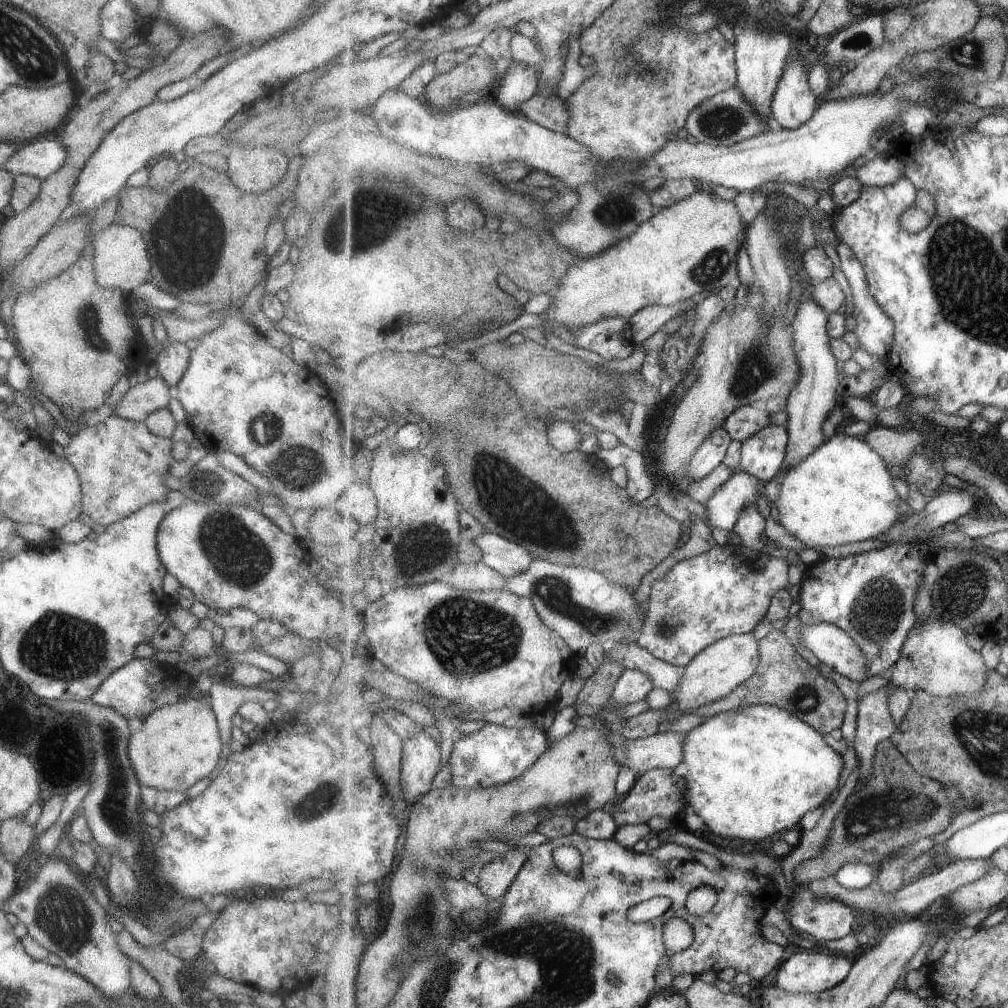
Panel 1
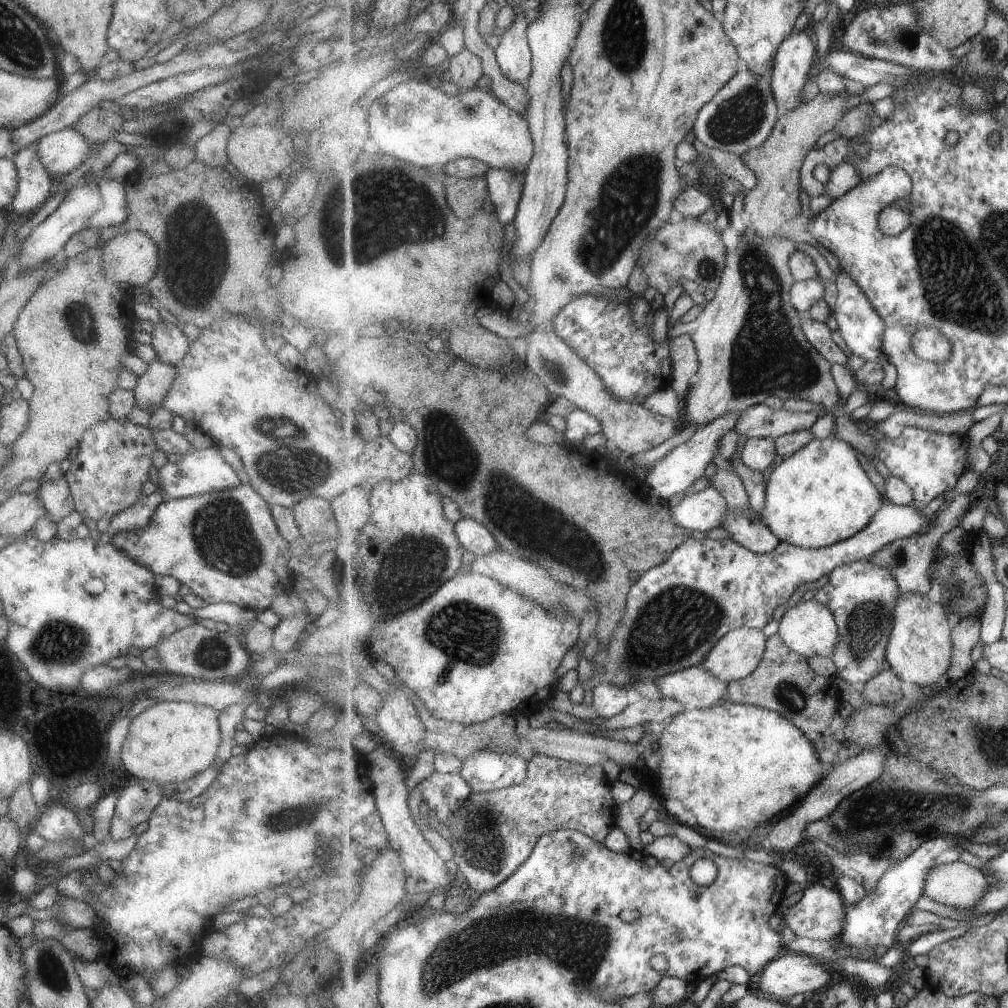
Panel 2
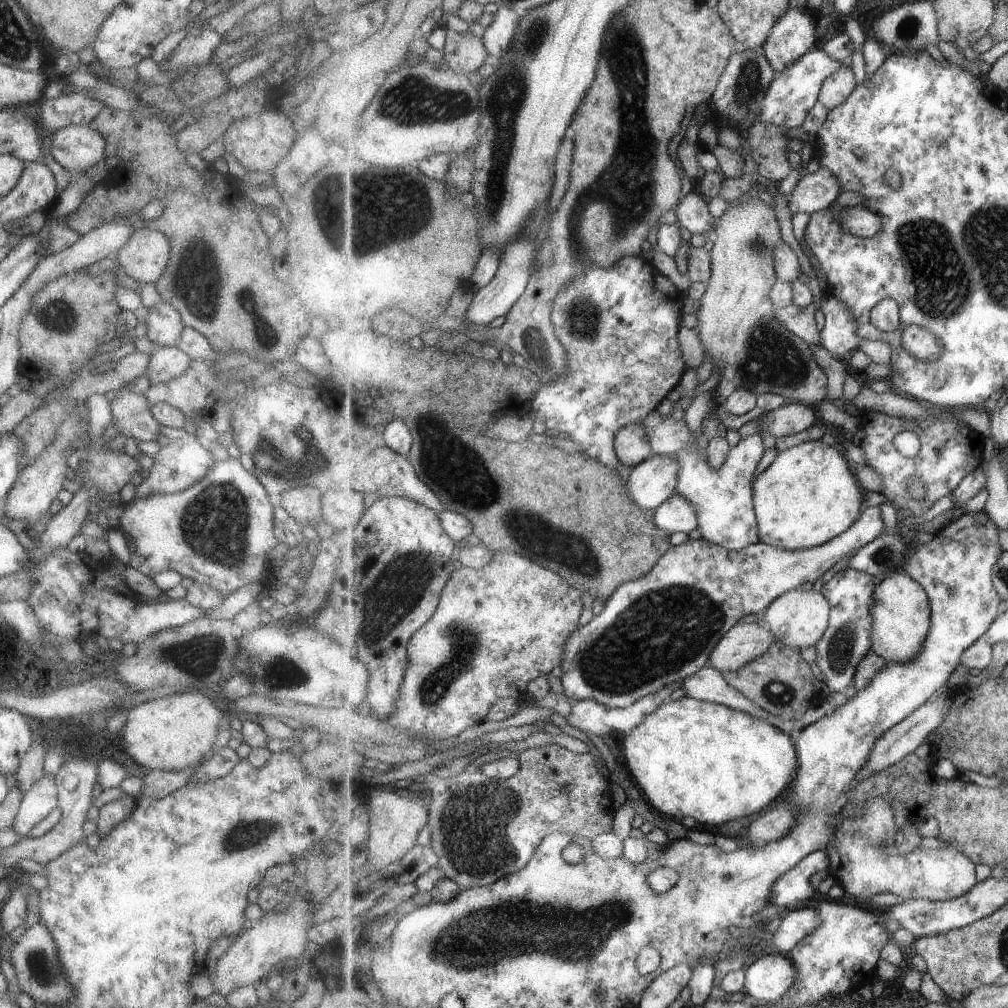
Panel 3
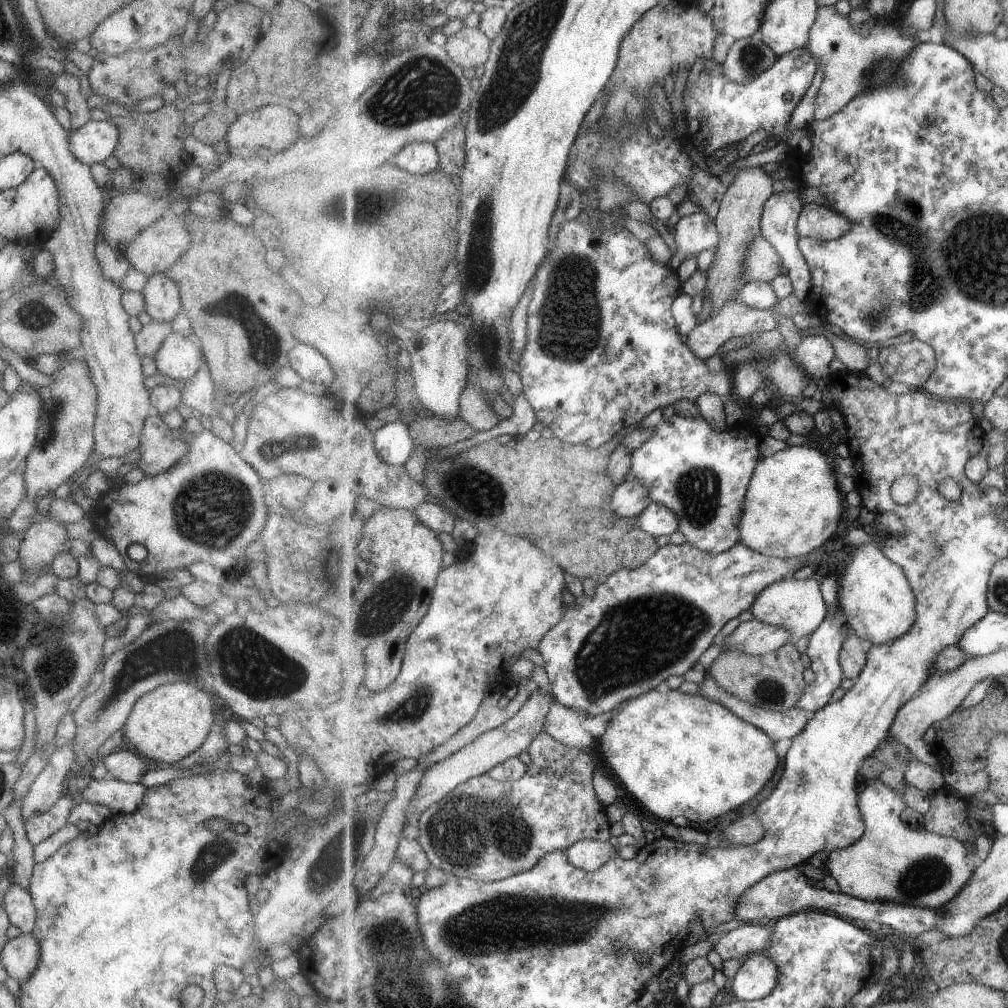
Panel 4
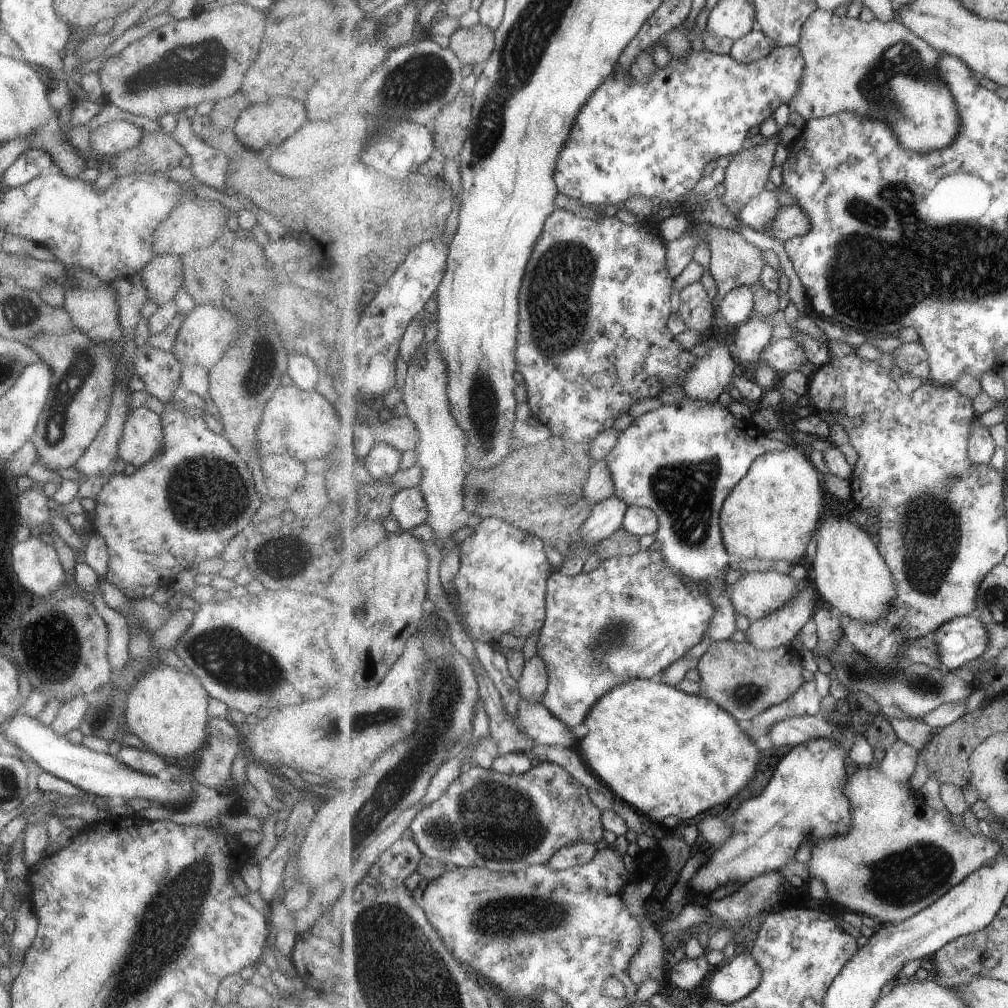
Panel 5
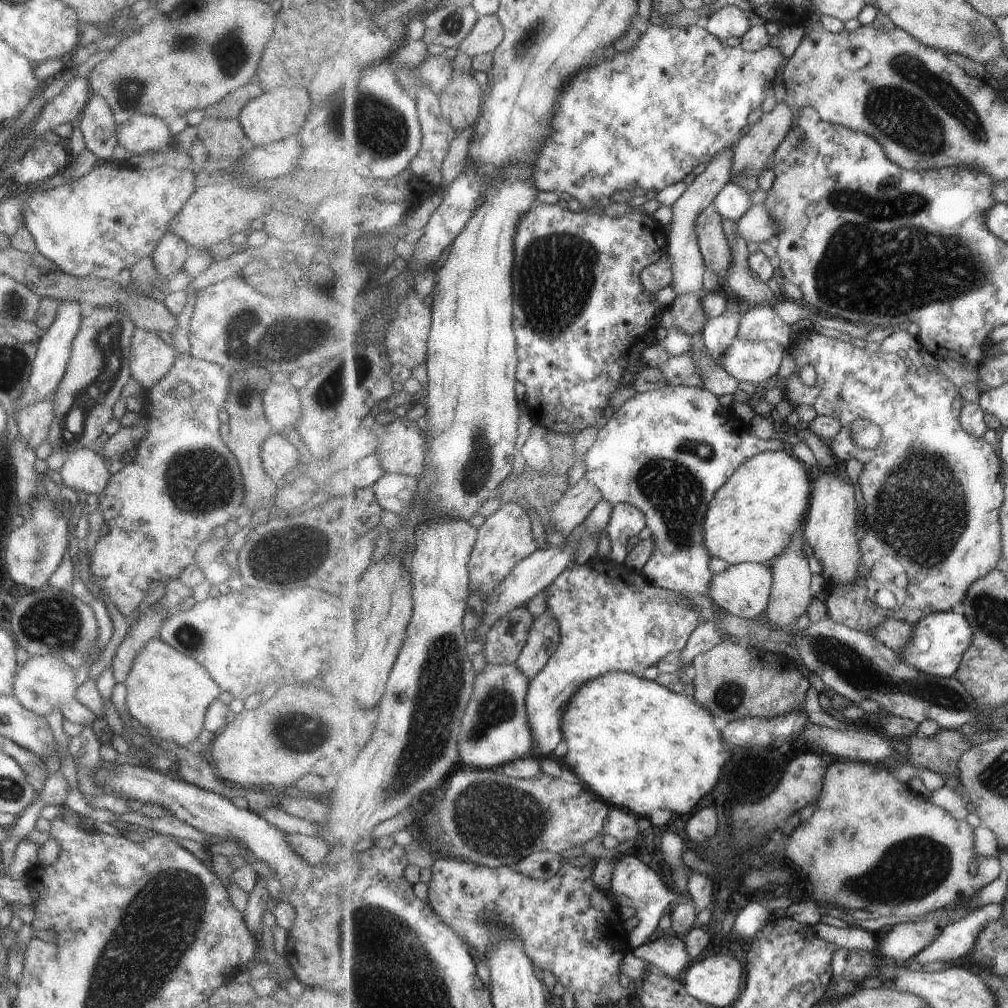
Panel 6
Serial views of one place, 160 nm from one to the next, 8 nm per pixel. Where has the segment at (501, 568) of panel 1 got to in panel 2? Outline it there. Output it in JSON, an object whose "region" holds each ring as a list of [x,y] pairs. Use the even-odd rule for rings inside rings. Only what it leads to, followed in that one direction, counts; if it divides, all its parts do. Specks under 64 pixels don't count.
{"region":[[[465,517],[455,526],[463,546],[477,557],[484,557],[497,549],[501,549],[493,533],[474,518]]]}

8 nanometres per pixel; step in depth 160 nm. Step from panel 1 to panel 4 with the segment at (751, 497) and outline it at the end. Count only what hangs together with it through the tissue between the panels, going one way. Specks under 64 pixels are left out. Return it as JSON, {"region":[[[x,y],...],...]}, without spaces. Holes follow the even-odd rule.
{"region":[[[651,503],[638,517],[640,527],[655,536],[671,536],[680,530],[681,519],[679,515],[668,506]]]}

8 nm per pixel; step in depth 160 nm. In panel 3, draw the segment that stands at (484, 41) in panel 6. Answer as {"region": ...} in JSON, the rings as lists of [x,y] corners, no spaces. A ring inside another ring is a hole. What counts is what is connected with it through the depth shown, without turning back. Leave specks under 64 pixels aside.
{"region":[[[448,30],[443,57],[455,72],[464,74],[478,71],[483,64],[490,61],[483,39],[469,31]]]}

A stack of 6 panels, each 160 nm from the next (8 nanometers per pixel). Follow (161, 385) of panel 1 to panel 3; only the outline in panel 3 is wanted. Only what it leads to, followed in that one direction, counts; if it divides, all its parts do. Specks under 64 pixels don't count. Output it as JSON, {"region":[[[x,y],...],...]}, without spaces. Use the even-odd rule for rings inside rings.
{"region":[[[176,346],[157,347],[149,357],[144,375],[150,385],[165,383],[184,373],[190,360]]]}

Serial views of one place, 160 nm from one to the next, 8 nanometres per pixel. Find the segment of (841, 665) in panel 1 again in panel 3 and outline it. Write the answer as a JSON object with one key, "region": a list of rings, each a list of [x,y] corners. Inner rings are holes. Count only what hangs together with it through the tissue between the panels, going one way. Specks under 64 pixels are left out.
{"region":[[[801,588],[789,590],[779,596],[764,615],[764,625],[776,637],[776,641],[783,642],[792,648],[809,648],[814,646],[823,638],[823,634],[829,629],[831,621],[832,606],[822,592],[815,590],[803,591]]]}

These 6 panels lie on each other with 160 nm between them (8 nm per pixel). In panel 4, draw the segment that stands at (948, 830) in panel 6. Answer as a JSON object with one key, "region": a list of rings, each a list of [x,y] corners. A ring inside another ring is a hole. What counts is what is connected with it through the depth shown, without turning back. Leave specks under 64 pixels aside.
{"region":[[[875,781],[859,795],[858,805],[866,831],[861,840],[828,854],[824,870],[831,874],[843,893],[866,901],[904,902],[945,907],[972,880],[976,872],[973,849],[960,840],[924,828],[905,826],[901,820],[907,804],[882,781]]]}

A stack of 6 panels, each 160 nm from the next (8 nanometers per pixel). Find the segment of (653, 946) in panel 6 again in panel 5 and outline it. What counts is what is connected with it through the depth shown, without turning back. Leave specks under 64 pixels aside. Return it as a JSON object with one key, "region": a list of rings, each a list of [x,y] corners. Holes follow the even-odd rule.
{"region":[[[687,956],[679,963],[670,965],[667,979],[683,990],[697,990],[713,974],[716,967],[709,965],[705,957],[692,959]]]}

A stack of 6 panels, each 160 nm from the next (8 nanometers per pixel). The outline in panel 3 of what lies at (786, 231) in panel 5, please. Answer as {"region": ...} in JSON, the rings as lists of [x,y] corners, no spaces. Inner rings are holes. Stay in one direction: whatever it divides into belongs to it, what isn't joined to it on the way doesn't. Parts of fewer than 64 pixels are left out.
{"region":[[[855,206],[835,211],[835,220],[839,220],[841,228],[853,236],[871,238],[883,230],[883,218],[869,207]]]}

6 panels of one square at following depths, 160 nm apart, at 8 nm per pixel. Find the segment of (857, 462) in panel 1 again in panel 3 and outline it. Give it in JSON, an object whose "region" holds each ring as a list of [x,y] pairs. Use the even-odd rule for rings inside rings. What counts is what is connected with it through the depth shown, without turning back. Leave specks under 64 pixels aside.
{"region":[[[821,440],[808,441],[779,452],[771,465],[757,476],[753,486],[760,542],[781,550],[807,550],[825,545],[847,532],[861,519],[865,502],[864,488],[855,478],[854,470],[842,448],[833,448]]]}

